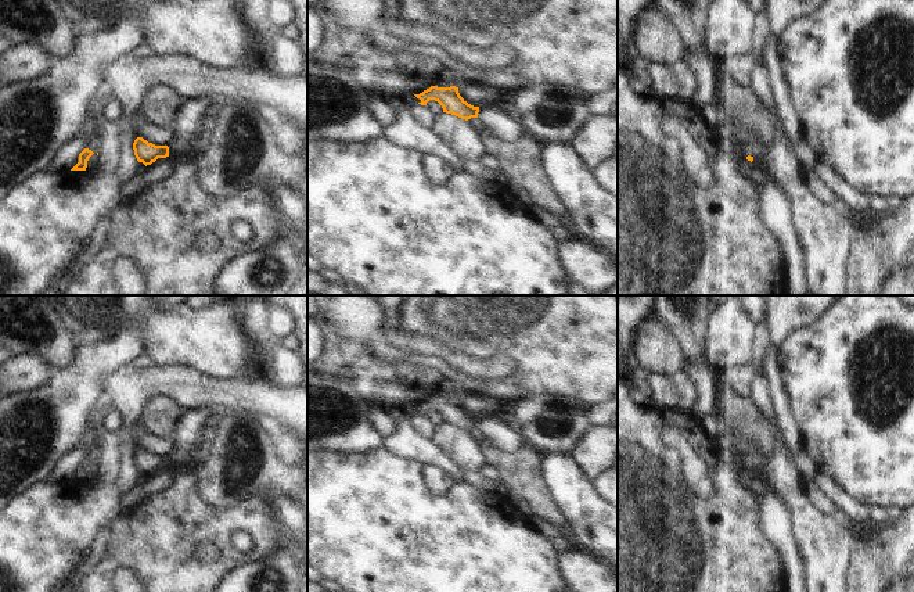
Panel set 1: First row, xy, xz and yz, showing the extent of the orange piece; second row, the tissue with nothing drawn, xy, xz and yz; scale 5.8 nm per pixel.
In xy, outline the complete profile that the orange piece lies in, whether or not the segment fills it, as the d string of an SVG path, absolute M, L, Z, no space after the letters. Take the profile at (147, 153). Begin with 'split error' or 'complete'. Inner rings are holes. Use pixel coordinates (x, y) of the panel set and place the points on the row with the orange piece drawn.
split error | M201 98L181 101L177 116L169 123L173 132L170 144L155 146L143 137L137 137L133 143L137 161L147 166L158 158L192 155L190 144L199 129L201 119L208 115L208 108L209 105Z

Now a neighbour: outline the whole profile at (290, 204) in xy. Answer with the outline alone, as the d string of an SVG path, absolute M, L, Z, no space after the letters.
M274 187L277 209L287 229L301 227L306 219L301 195L287 187Z

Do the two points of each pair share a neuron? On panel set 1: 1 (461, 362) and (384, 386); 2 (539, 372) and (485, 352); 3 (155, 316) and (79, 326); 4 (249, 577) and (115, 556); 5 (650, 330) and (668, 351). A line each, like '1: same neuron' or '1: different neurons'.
1: different neurons
2: same neuron
3: same neuron
4: different neurons
5: same neuron

